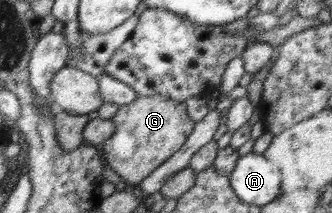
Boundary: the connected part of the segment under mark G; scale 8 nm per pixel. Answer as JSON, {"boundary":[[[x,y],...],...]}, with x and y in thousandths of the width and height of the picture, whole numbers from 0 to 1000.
{"boundary":[[[464,441],[461,451],[413,446],[410,465],[389,488],[361,498],[346,545],[337,549],[346,587],[346,629],[310,671],[304,709],[316,770],[349,817],[358,817],[361,845],[380,854],[383,873],[413,873],[422,854],[461,808],[494,751],[527,723],[563,662],[563,648],[584,610],[587,568],[563,540],[557,484]]]}

